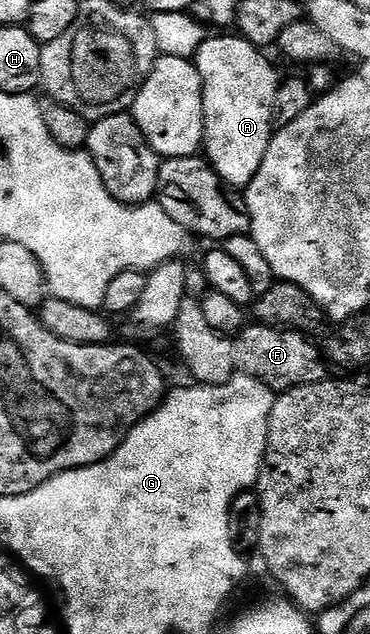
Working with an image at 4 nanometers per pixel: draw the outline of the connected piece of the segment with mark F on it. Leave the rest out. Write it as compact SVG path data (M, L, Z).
M263 324L245 325L243 332L235 335L232 343L236 369L239 373L266 384L274 392L323 382L329 377L330 366L321 347L312 342L315 341L309 335L299 334L297 330L281 330L278 326Z

